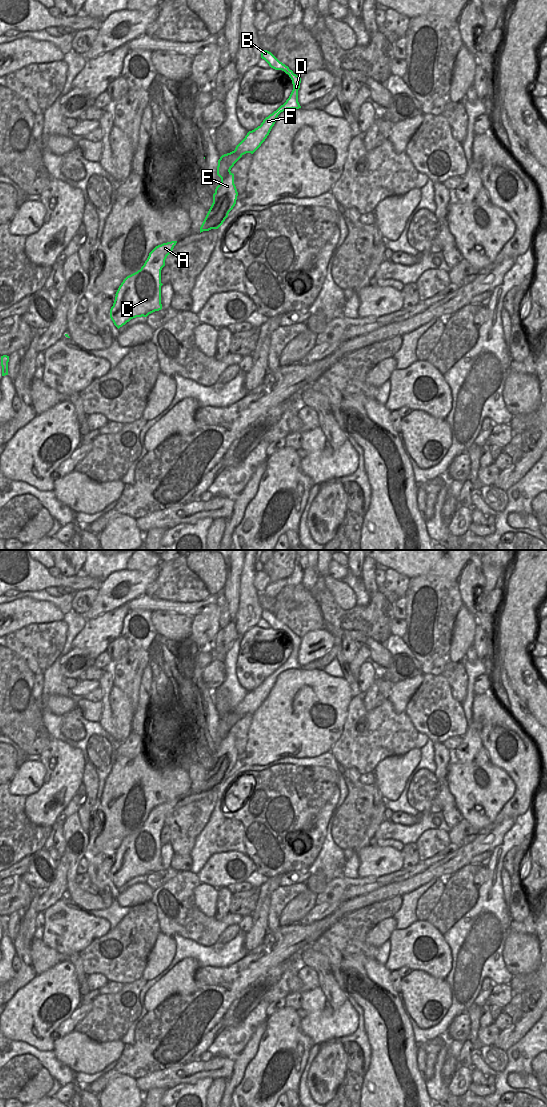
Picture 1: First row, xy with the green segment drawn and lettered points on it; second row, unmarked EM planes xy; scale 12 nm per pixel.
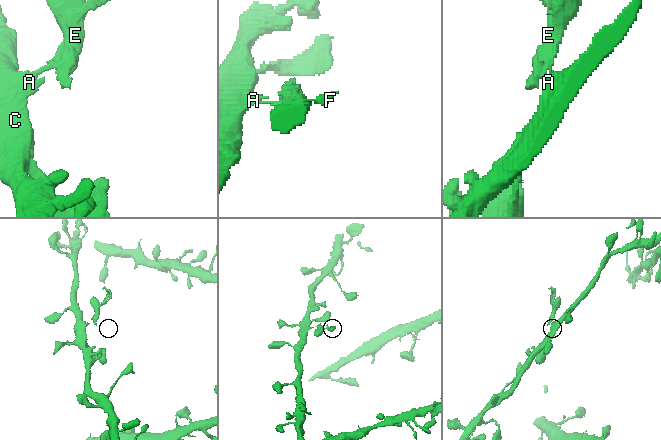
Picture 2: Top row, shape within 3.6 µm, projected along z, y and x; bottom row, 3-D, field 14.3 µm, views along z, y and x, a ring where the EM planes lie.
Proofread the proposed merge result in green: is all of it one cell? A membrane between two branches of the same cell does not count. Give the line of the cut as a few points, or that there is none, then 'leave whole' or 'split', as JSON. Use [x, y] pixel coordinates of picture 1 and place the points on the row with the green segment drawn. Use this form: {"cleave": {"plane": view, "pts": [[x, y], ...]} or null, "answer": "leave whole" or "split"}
{"cleave": {"plane": "xy", "pts": [[231, 152], [241, 156]]}, "answer": "split"}

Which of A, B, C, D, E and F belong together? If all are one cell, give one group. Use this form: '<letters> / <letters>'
A C E / B D F

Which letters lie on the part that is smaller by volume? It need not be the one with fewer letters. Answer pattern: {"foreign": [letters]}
{"foreign": ["B", "D", "F"]}

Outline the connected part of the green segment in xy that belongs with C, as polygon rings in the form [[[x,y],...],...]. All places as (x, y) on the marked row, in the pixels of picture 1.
[[[171,241],[156,246],[141,269],[123,280],[110,309],[110,318],[118,329],[133,318],[147,317],[162,309],[161,270],[176,243]]]

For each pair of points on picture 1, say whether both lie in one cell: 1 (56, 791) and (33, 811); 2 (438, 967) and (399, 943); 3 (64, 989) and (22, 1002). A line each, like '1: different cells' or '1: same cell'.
1: same cell
2: same cell
3: same cell

